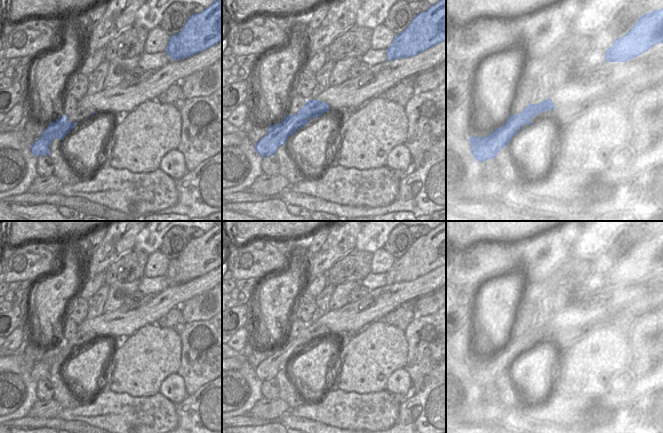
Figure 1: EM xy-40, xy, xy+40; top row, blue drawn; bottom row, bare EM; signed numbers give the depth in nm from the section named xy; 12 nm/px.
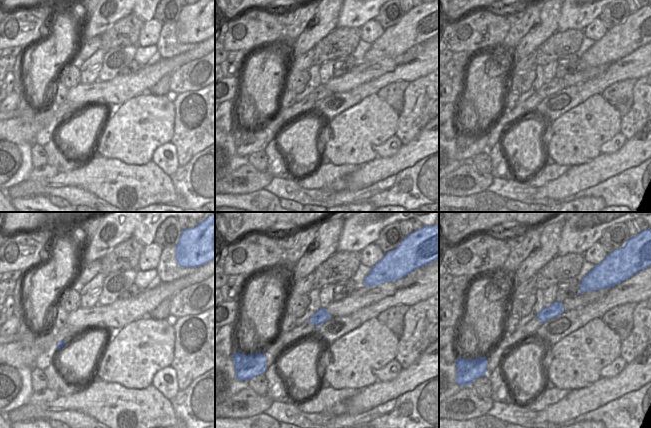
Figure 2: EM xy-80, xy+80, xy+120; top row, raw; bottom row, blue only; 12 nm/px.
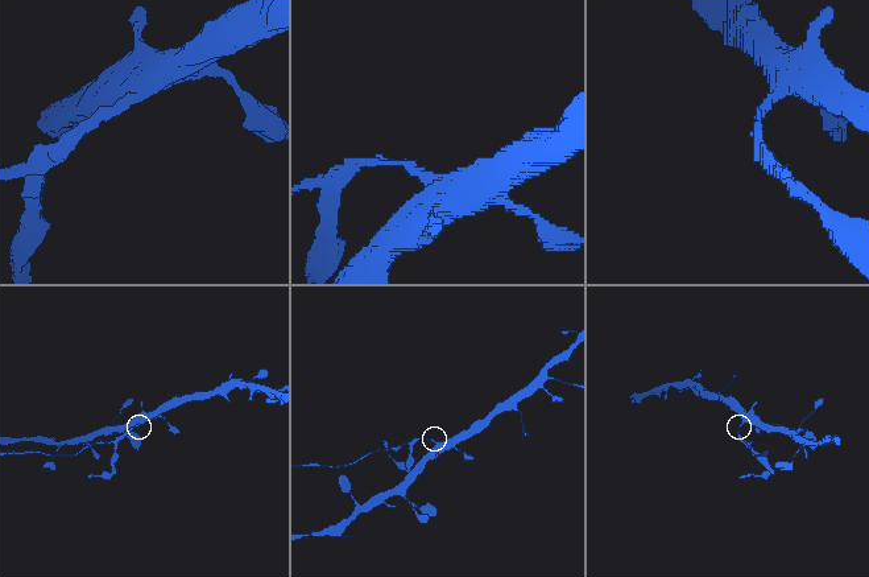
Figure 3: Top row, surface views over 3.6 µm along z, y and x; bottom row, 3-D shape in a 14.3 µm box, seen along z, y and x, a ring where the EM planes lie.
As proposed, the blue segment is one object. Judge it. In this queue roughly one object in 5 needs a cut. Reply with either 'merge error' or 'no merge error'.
merge error

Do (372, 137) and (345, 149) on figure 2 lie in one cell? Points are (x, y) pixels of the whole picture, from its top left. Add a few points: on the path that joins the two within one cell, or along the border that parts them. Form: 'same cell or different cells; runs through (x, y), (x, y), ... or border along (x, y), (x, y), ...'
same cell; runs through (365, 137), (357, 137), (352, 142)

